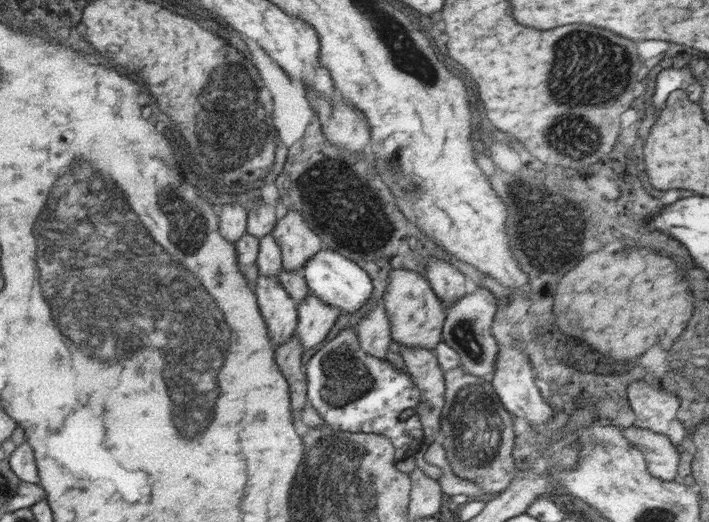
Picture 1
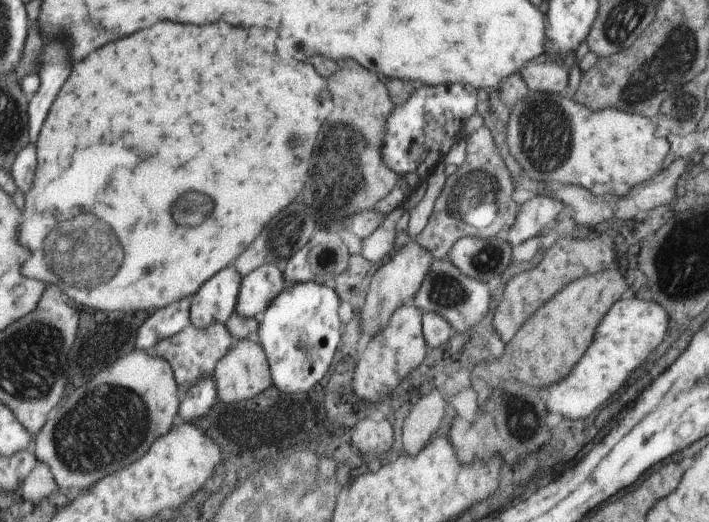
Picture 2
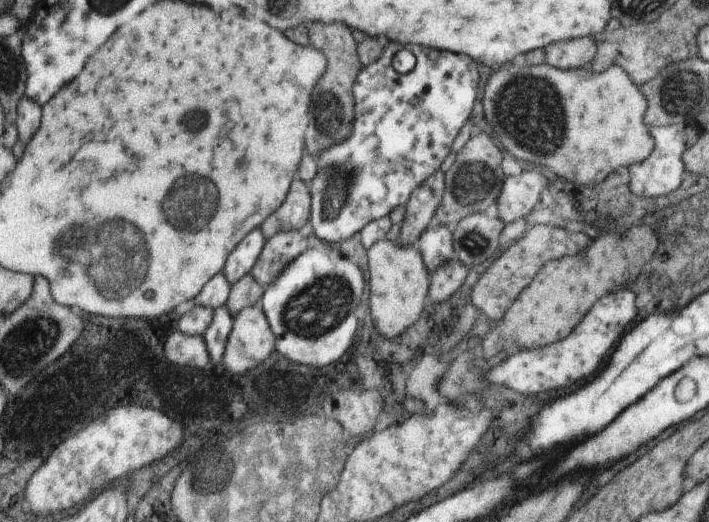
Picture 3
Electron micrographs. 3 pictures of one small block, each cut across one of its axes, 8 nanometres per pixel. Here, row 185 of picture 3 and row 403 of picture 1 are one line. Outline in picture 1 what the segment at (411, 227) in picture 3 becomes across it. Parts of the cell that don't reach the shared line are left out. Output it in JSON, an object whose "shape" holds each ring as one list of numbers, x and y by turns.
{"shape":[[397,346,404,359,406,372,415,380,421,391,422,410,427,416,420,417,427,445,440,440,441,414,445,406,445,373,438,365,434,351,424,347]]}

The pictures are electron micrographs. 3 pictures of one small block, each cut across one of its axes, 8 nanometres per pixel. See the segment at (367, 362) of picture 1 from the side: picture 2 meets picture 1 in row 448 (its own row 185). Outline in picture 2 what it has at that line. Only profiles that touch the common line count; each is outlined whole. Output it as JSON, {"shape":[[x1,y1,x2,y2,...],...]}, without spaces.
{"shape":[[454,82,439,86,415,85,412,95,401,105,395,106,388,116,384,131,384,163,395,171,398,177,396,186,390,194,376,202,374,212,388,215,410,198,428,178,434,167,444,161,455,142,464,138,464,128,477,110,478,89,476,86]]}

